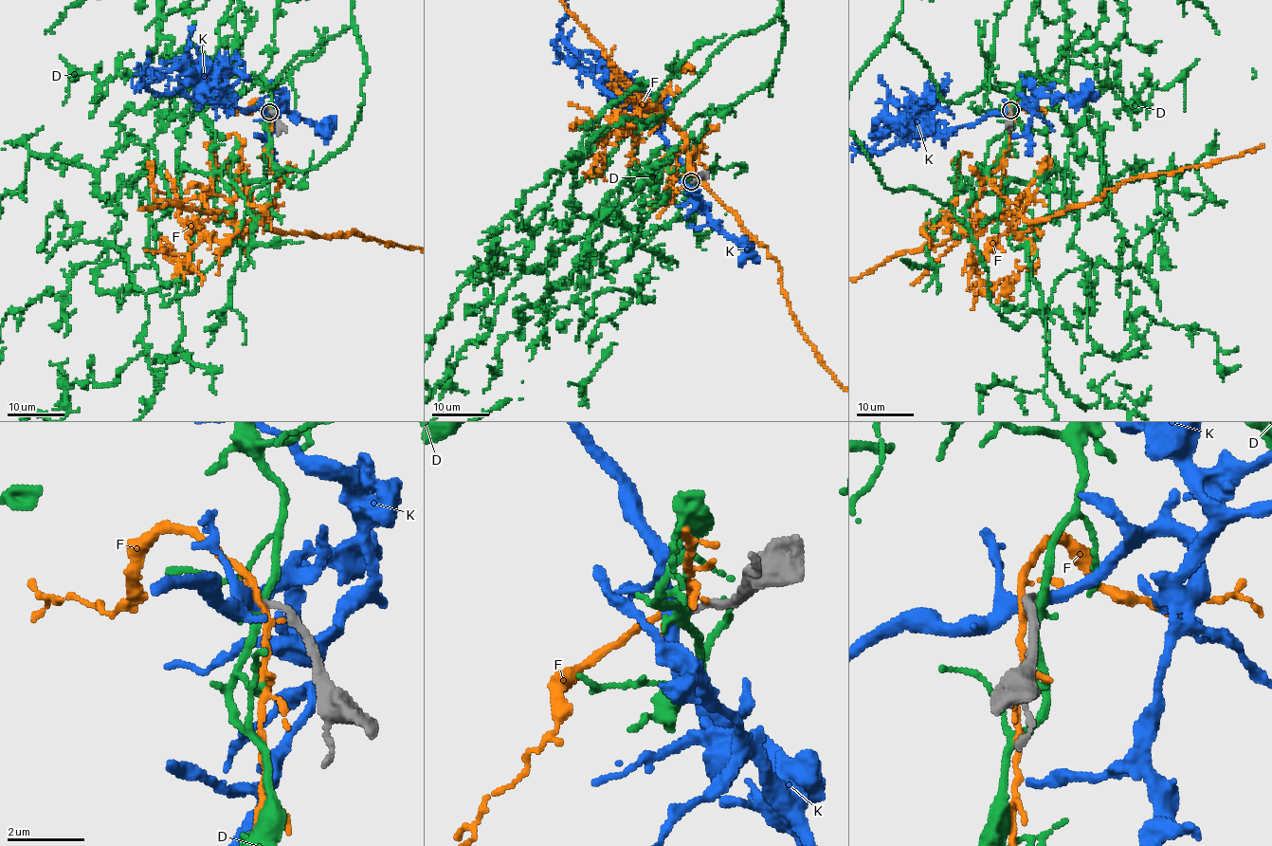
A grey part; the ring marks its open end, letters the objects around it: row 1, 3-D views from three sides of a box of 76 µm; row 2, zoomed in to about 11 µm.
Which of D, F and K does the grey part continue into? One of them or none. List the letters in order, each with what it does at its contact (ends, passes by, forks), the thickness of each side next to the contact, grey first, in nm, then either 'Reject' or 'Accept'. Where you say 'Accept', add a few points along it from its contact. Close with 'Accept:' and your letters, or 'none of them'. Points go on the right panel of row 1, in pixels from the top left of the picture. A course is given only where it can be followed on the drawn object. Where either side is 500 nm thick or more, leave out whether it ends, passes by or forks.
D: It passes by. Thickness 170 nm (grey) against 260 nm. Reject
F: It forks there. Thickness 220 nm (grey) against 130 nm. Reject
K: It forks there. Thickness 180 nm (grey) against 280 nm. Accept
Accept: K

